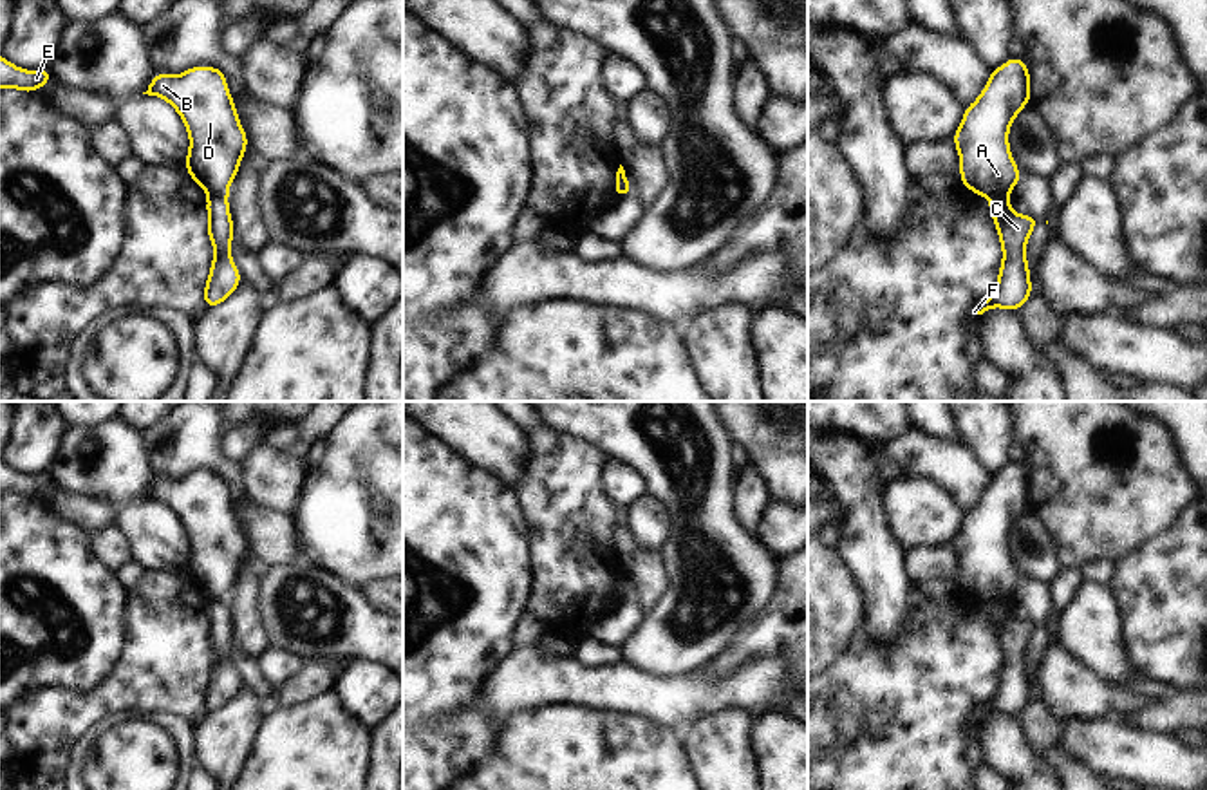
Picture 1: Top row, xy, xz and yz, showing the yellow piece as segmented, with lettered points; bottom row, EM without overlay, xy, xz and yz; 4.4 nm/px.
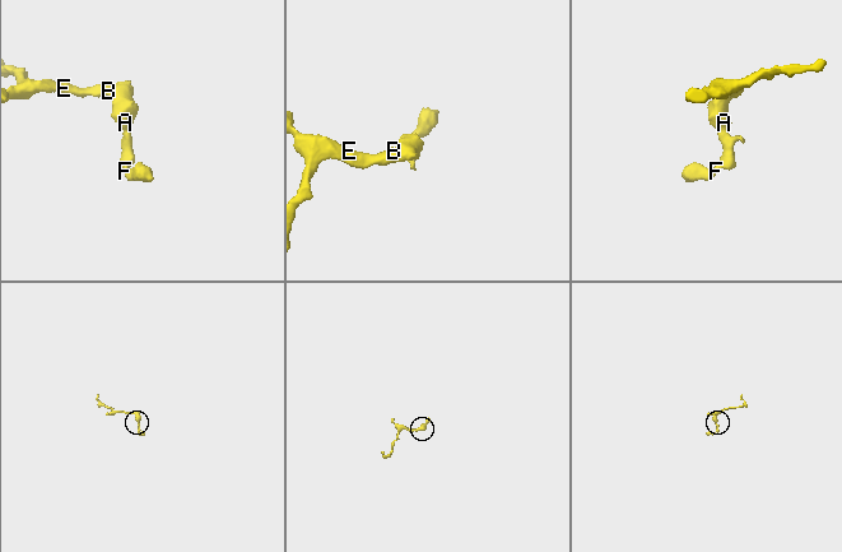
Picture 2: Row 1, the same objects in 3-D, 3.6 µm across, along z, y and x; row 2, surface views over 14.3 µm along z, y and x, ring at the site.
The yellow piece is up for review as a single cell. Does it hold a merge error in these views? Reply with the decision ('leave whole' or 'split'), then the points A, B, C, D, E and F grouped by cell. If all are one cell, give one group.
split; groups A B D E / C F

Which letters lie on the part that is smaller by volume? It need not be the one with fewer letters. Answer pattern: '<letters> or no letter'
C, F

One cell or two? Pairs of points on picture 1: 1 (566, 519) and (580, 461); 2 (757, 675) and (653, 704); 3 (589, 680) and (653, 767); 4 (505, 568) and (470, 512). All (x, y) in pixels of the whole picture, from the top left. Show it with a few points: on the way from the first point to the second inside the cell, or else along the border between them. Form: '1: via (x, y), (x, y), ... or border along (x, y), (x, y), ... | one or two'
1: via (566, 505), (566, 476) | one
2: via (732, 691), (692, 695), (678, 702) | one
3: border along (568, 702), (638, 713), (651, 720) | two
4: via (490, 554), (470, 534), (470, 526) | one

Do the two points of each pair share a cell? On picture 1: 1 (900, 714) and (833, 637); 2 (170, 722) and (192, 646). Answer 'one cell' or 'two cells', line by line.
1: two cells
2: two cells

